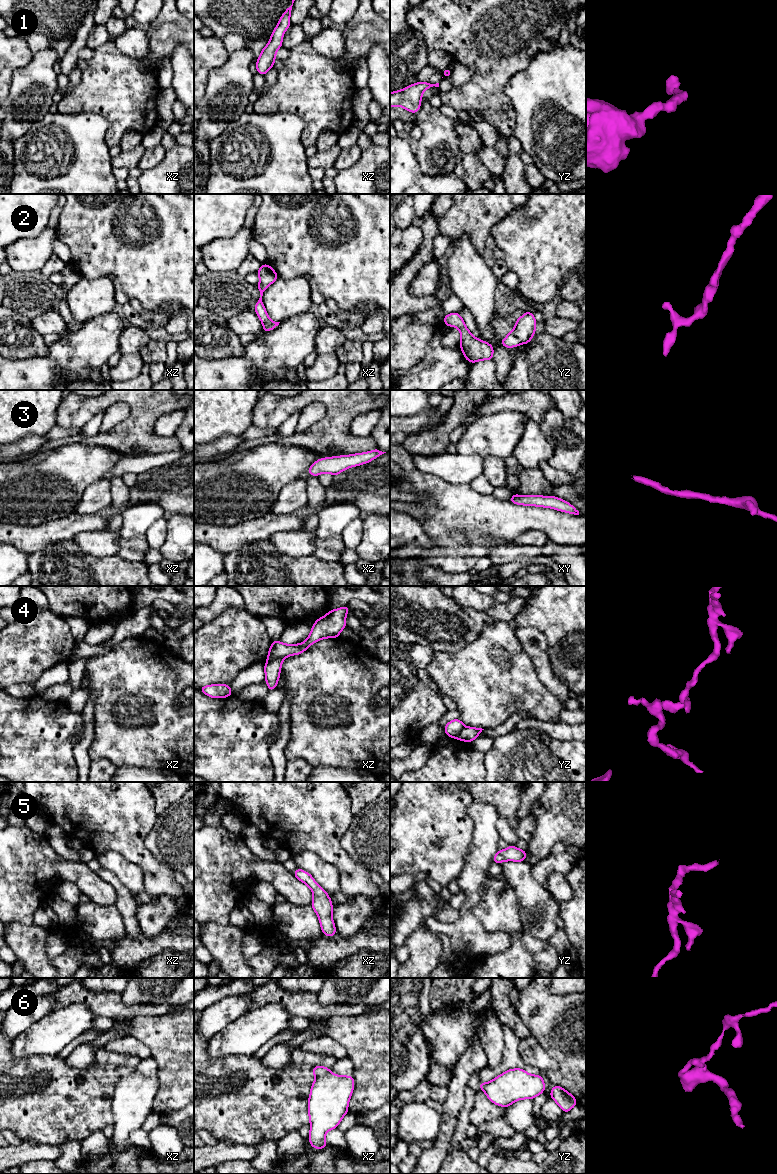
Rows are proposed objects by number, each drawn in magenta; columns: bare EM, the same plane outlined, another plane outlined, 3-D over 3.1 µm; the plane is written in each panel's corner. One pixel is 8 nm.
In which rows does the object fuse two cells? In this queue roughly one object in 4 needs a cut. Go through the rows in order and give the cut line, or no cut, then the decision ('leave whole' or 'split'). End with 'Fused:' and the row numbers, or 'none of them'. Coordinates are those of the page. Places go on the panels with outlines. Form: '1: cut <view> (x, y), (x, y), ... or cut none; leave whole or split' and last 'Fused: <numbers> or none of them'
1: cut none; leave whole
2: cut none; leave whole
3: cut none; leave whole
4: cut xz (282, 658), (274, 658), (267, 662); split
5: cut none; leave whole
6: cut none; leave whole
Fused: 4

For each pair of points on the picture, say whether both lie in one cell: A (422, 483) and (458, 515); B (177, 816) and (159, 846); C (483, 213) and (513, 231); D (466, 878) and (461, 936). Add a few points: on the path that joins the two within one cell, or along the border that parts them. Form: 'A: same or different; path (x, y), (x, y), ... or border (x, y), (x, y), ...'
A: same; path (431, 489), (449, 507)
B: same; path (177, 823), (177, 828), (166, 839)
C: different; border (518, 208), (501, 219), (492, 228), (490, 234)
D: same; path (470, 892), (470, 903), (466, 908), (466, 922)

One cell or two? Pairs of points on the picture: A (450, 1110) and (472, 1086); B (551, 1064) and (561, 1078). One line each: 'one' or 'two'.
A: two
B: two

